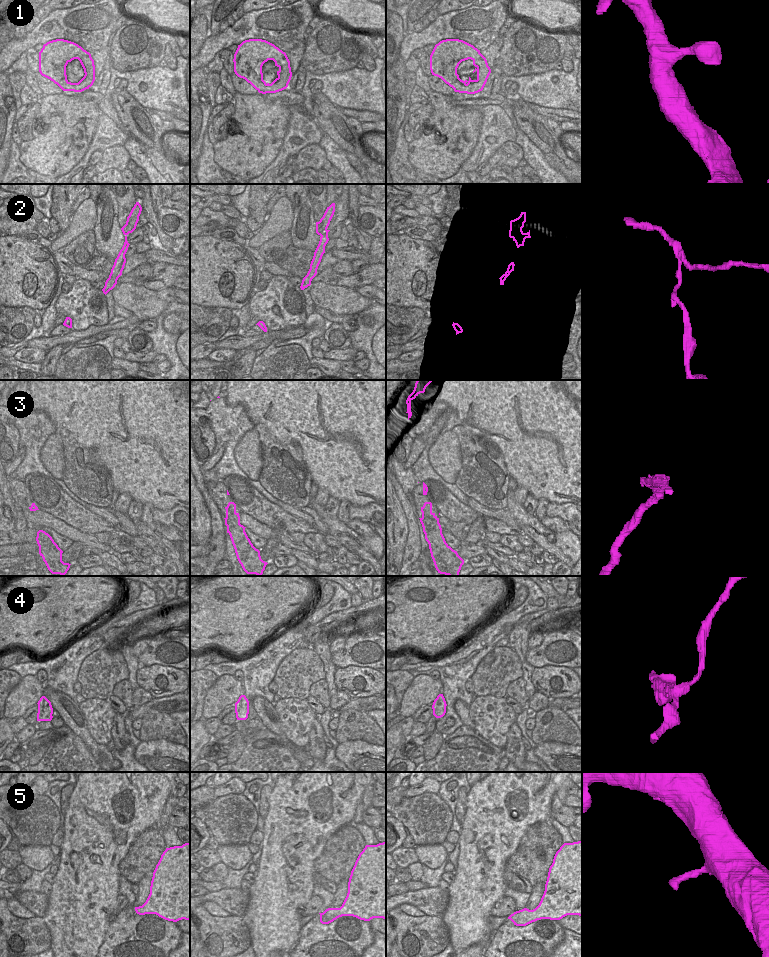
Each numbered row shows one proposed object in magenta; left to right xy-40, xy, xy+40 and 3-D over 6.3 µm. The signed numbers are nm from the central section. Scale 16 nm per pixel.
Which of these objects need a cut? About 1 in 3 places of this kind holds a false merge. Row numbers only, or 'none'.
2

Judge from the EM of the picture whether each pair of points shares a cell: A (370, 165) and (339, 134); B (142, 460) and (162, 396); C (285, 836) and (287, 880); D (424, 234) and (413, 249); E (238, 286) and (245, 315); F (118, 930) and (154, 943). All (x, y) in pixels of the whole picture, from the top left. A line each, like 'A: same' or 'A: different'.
A: same
B: same
C: same
D: different
E: different
F: same

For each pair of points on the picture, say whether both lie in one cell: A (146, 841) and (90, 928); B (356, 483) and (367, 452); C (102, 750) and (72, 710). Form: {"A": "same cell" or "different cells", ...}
{"A": "different cells", "B": "same cell", "C": "same cell"}

